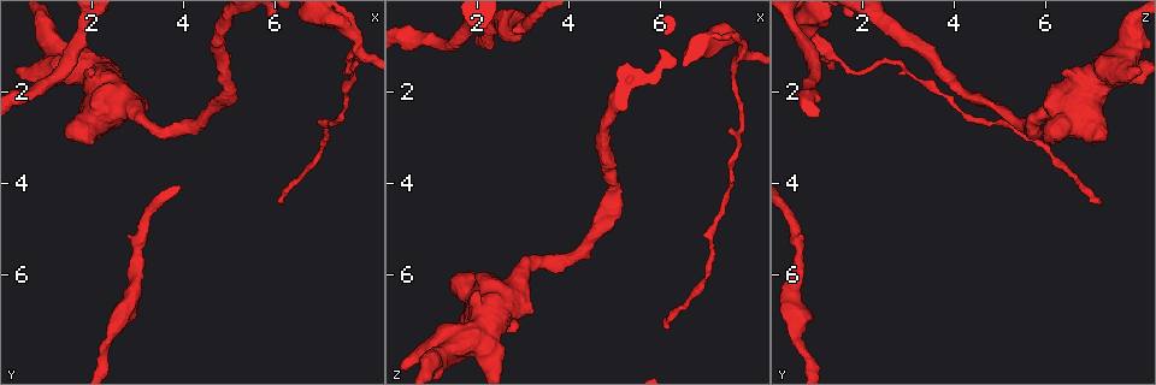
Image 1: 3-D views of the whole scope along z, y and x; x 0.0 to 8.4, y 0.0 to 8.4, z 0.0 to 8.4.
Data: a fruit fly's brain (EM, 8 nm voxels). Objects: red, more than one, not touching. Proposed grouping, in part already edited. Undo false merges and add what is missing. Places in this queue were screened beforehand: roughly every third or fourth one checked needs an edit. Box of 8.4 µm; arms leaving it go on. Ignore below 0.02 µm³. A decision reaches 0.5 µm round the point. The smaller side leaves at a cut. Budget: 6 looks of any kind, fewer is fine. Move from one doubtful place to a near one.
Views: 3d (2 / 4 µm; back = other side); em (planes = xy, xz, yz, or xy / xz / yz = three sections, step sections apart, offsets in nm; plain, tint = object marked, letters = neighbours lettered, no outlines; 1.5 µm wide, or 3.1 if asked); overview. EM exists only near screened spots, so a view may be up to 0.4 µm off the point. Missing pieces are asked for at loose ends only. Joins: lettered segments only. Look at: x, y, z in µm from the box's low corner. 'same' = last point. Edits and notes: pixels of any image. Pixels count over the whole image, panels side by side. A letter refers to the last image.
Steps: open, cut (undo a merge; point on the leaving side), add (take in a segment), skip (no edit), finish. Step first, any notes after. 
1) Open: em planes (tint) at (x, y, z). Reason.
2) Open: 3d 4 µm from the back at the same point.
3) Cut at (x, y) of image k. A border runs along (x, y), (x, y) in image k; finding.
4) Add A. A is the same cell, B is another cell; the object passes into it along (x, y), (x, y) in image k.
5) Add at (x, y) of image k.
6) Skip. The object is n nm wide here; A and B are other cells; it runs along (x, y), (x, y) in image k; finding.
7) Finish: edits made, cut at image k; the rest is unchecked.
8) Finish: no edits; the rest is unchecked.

Open: em yz step 4 (letters) at (6.10, 4.45, 7.15). An open end.

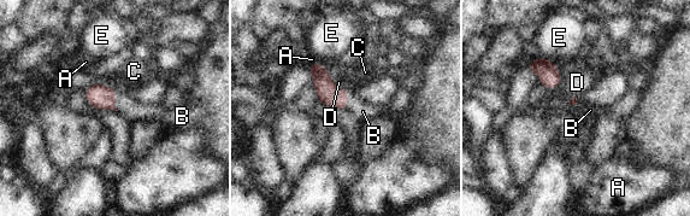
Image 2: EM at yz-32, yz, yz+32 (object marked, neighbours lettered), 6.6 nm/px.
Add B. B is the same cell, A, C, D and E are other cells; the object passes into it along (99, 95), (114, 100), (133, 110) in image 2; it goes on there.

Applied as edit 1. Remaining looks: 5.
Open: overview.

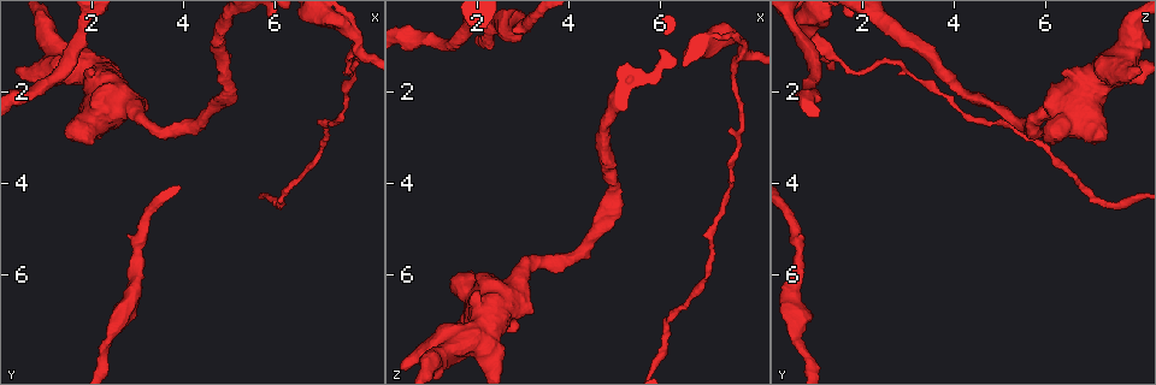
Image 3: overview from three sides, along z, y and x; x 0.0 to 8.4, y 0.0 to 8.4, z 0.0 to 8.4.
Open: em 3.1 µm xz step 16 (tint) at (3.25, 2.40, 6.80). An open end.

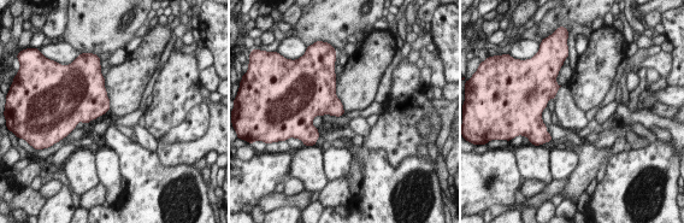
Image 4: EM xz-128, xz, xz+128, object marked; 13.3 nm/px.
Open: em 3.1 µm planes (letters) at the same point. Another direction.

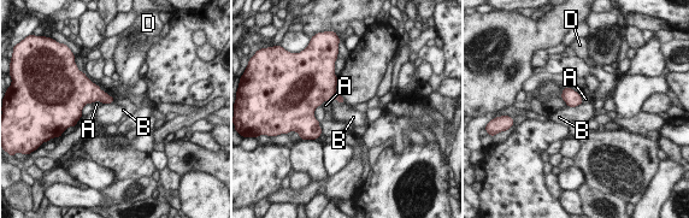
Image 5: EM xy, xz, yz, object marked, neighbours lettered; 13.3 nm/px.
Skip. A, B and D are other cells; a border runs along (343, 100), (329, 102) in image 5; no lettered segment goes on from it.

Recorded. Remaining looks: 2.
Finish: edits made, add at image 2; the rest is unchecked.

